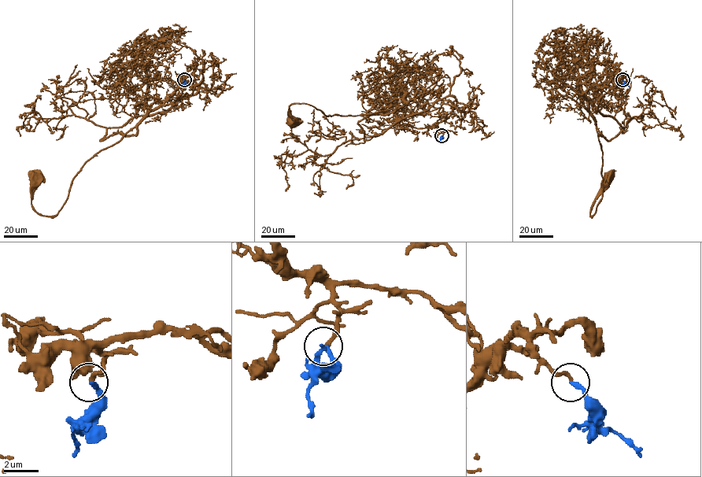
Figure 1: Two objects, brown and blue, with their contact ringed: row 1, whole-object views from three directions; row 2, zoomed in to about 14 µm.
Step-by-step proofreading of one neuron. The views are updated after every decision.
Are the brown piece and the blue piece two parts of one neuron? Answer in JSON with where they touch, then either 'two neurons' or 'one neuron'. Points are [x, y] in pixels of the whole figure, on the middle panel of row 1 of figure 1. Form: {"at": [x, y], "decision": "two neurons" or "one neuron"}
{"at": [441, 135], "decision": "one neuron"}

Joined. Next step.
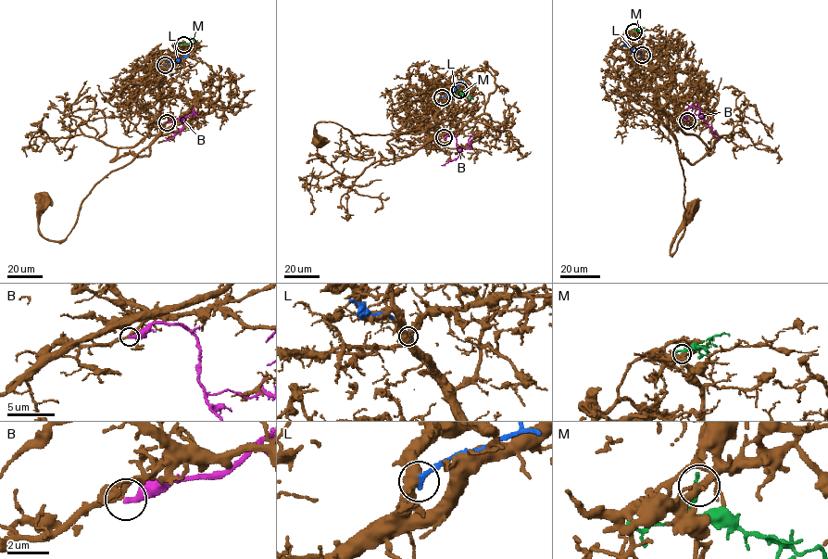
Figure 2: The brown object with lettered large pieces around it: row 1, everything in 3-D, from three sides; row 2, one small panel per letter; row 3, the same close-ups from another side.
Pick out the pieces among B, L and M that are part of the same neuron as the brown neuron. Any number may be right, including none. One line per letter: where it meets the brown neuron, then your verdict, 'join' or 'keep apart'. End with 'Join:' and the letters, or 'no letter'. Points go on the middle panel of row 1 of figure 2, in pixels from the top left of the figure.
B: contact (444, 137); keep apart
L: contact (442, 97); keep apart
M: contact (459, 90); join
Join: M

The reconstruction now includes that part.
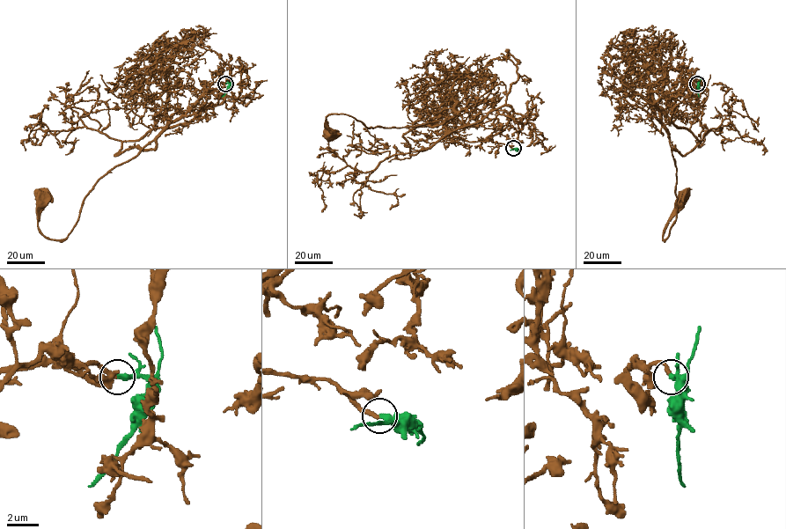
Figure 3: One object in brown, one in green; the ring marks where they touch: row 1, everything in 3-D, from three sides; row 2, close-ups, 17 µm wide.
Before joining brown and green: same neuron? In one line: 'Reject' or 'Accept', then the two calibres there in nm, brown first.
Accept. Thickness 280 nm (brown) against 340 nm

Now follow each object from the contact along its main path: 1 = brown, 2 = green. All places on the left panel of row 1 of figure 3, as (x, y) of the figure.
1: (225, 84), (195, 92), (214, 113), (165, 108), (166, 126), (98, 181), (64, 238), (40, 231), (40, 196)
2: (225, 84), (229, 87), (222, 97)

